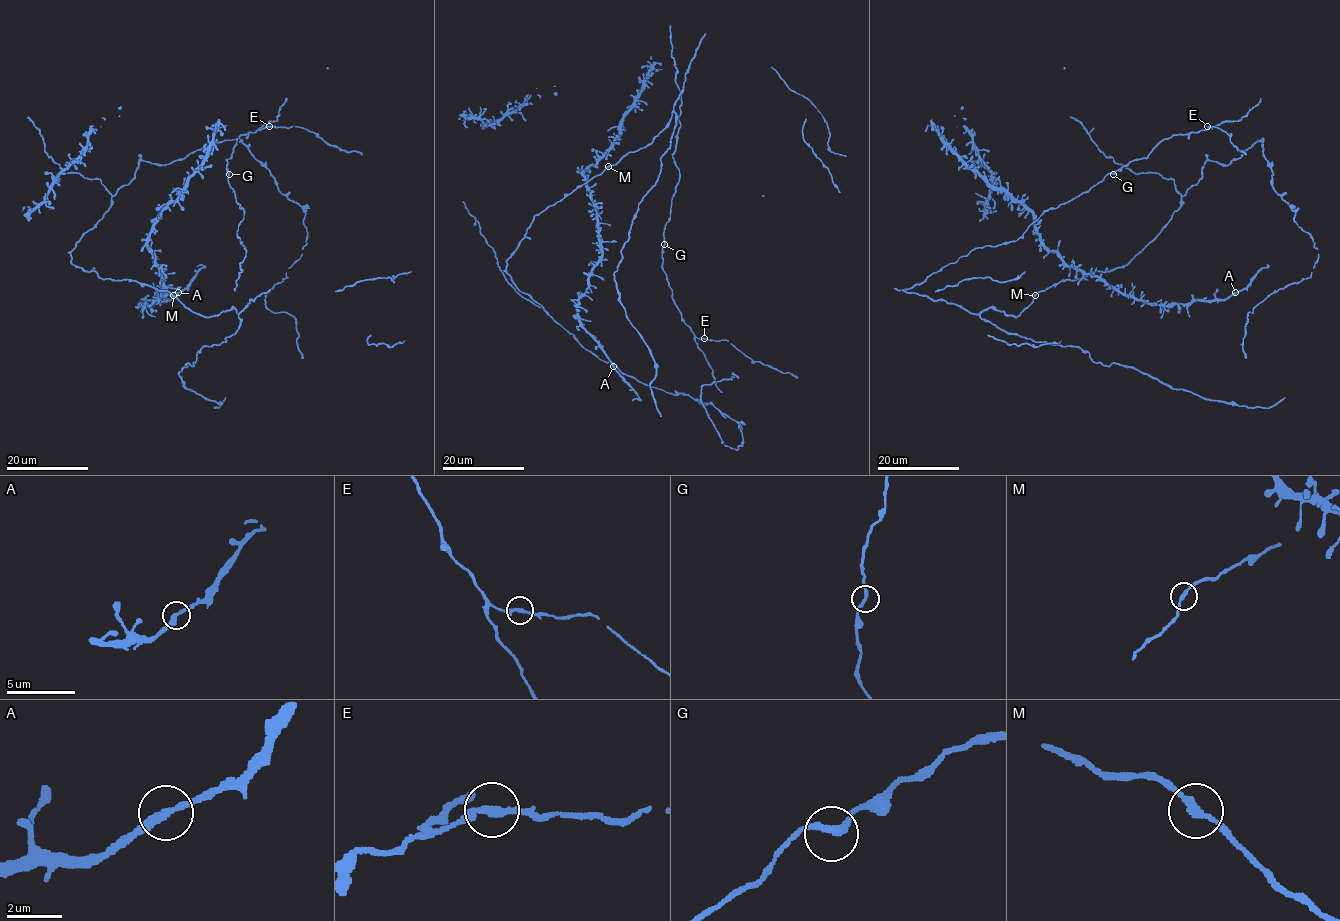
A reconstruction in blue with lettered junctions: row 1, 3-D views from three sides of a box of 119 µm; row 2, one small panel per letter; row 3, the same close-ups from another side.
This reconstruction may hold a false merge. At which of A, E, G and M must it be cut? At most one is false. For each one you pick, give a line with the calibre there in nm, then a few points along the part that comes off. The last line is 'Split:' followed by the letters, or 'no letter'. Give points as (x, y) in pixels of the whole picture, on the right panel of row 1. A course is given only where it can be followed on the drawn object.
Split: no letter

